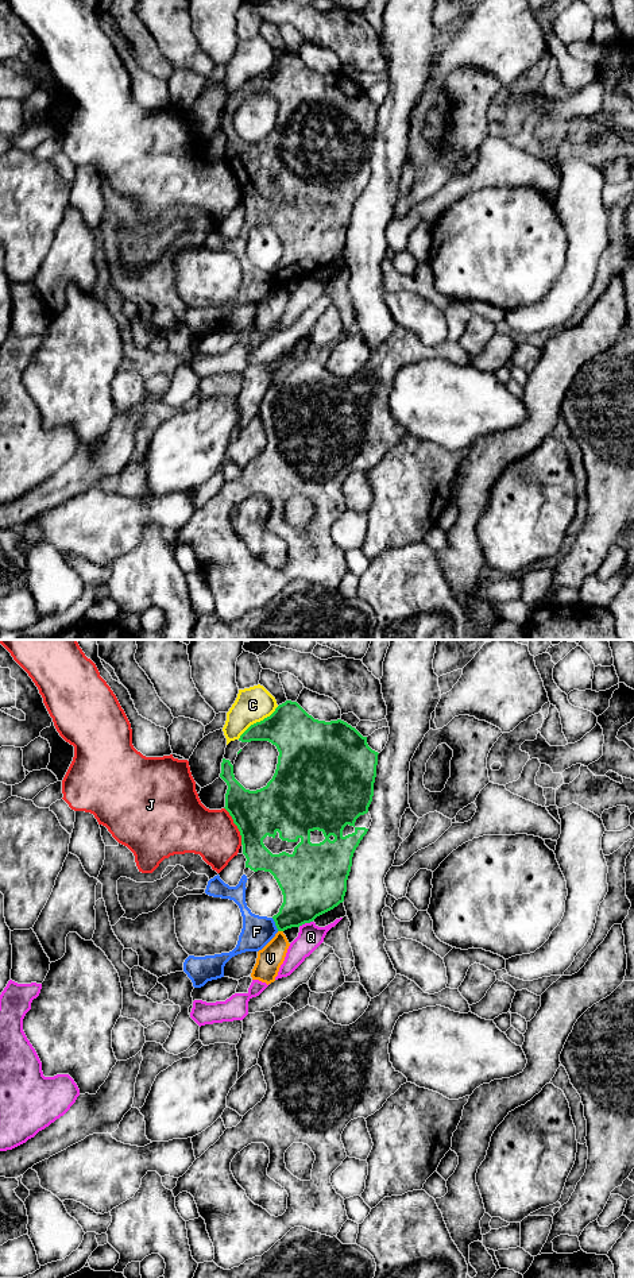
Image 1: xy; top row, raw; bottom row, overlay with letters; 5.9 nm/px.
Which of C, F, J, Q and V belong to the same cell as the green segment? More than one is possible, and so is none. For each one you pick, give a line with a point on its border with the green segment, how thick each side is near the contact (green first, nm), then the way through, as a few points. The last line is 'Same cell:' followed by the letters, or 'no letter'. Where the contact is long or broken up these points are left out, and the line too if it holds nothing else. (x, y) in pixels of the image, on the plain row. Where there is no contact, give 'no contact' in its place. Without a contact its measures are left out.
F: xy (275, 277) | 280/180 nm | across xy (305, 247), (275, 277), (256, 284)
Same cell: F

